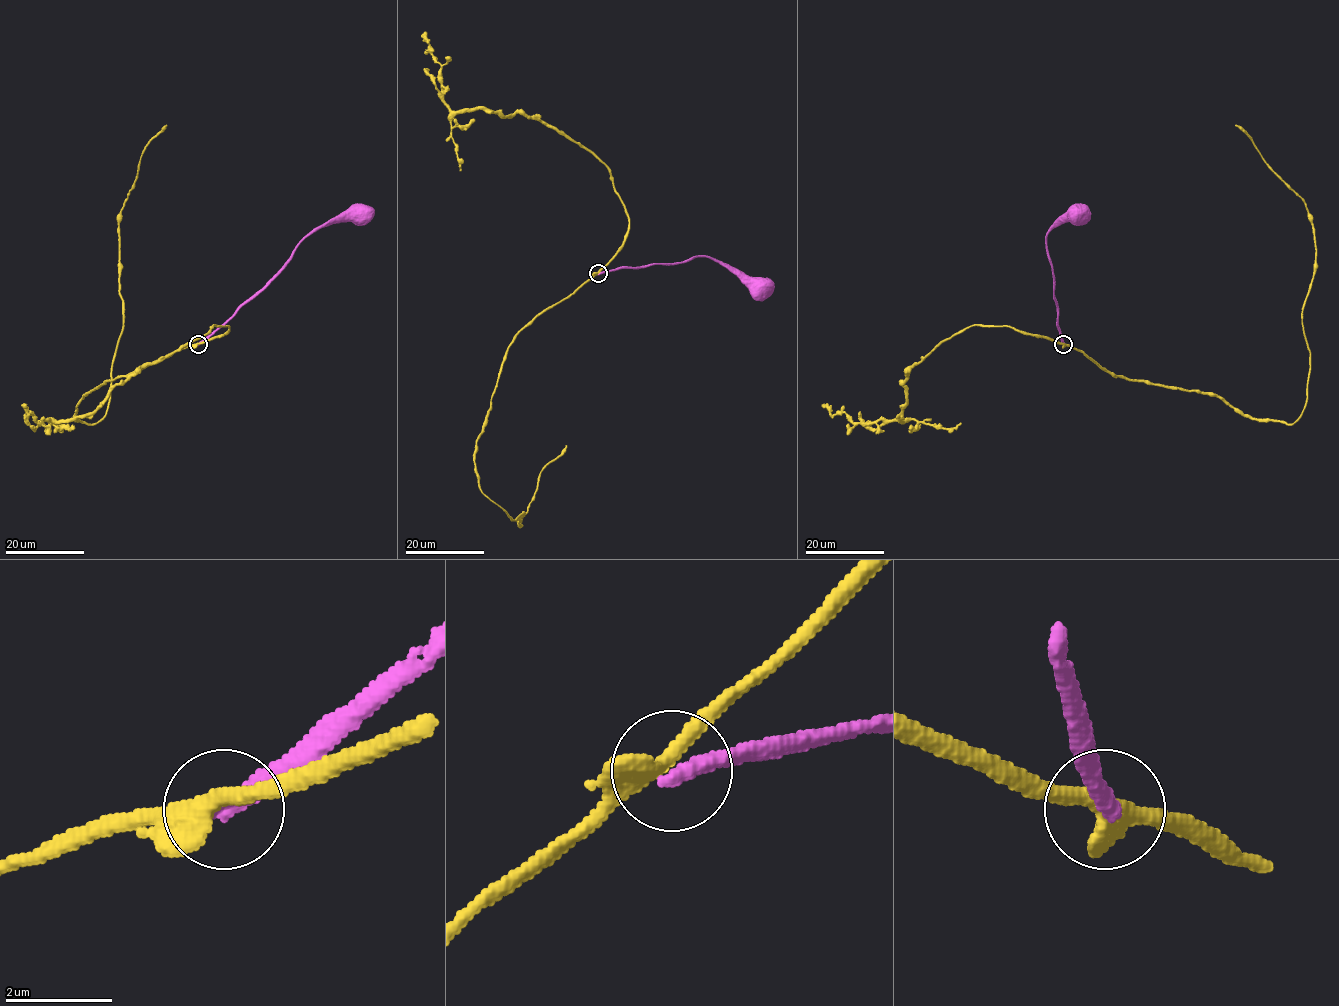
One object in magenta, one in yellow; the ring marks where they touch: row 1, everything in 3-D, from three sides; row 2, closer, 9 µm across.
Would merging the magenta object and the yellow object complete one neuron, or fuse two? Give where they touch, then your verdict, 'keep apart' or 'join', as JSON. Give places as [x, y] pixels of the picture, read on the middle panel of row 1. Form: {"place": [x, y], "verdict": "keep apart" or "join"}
{"place": [598, 273], "verdict": "keep apart"}

